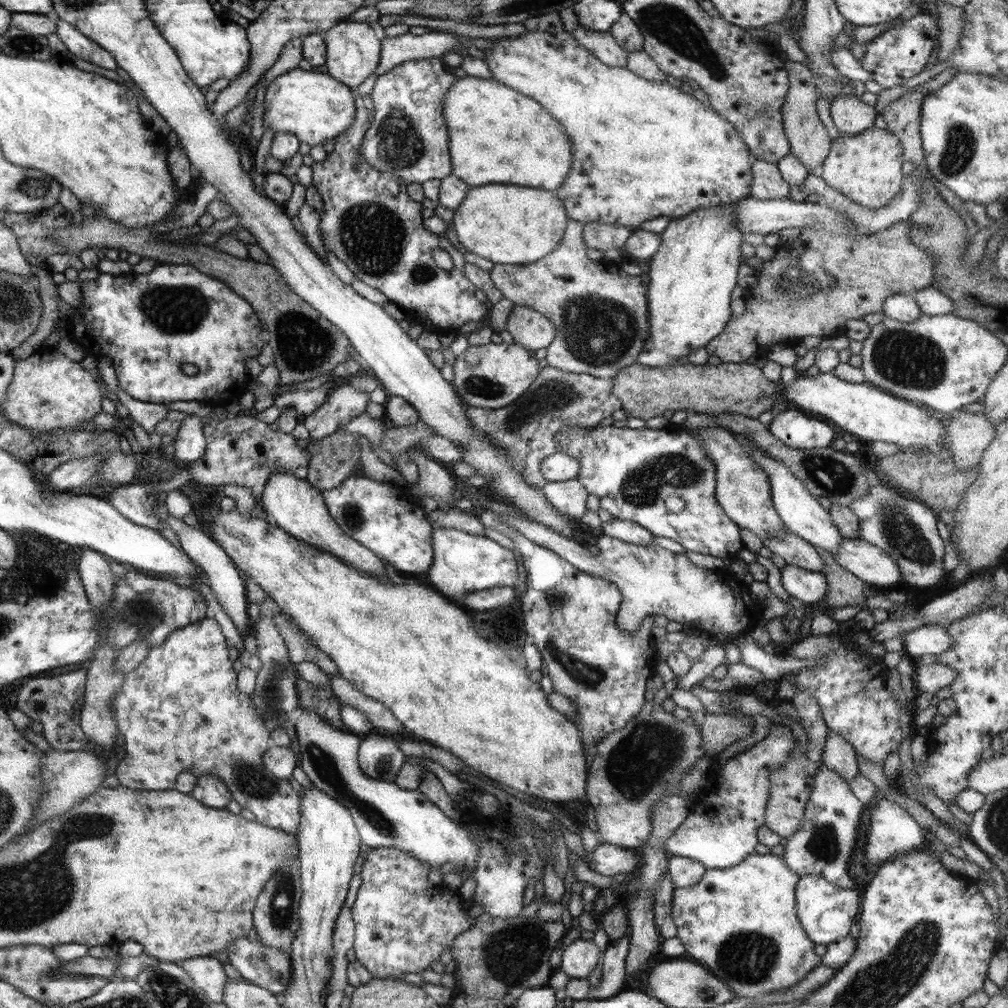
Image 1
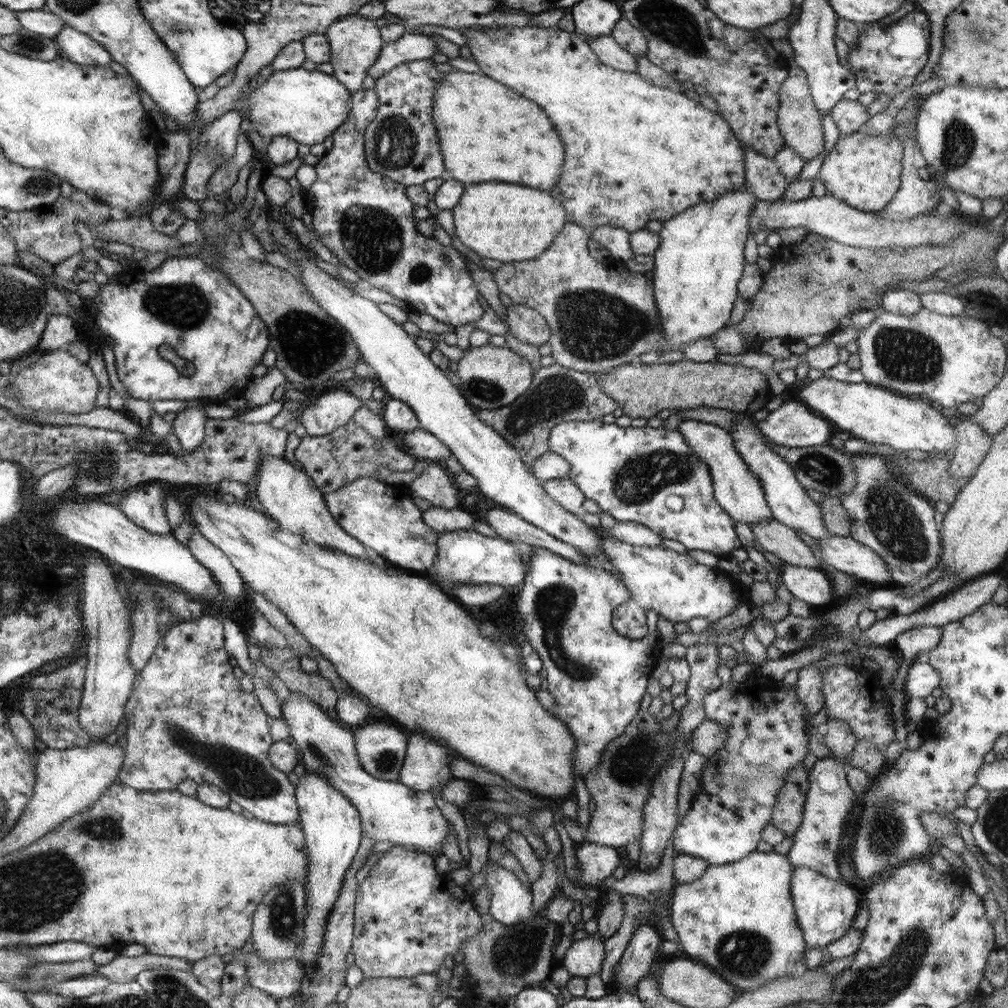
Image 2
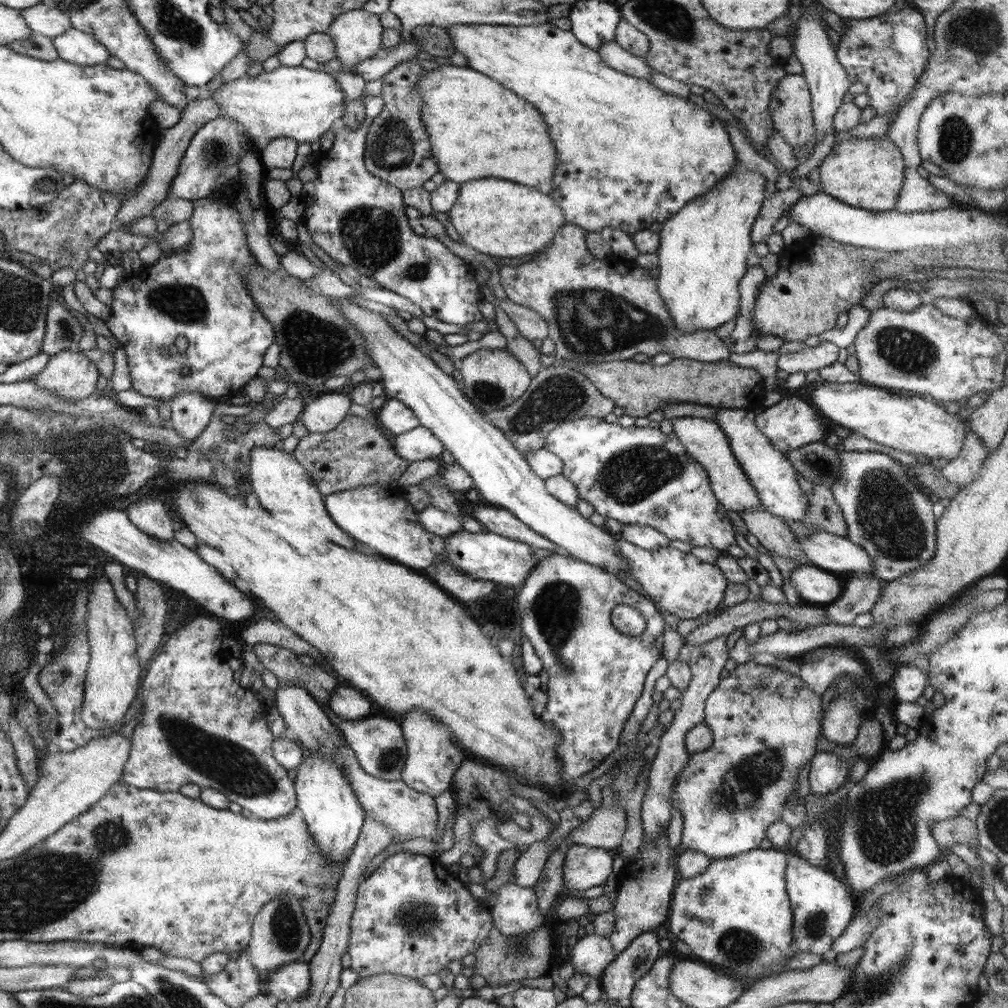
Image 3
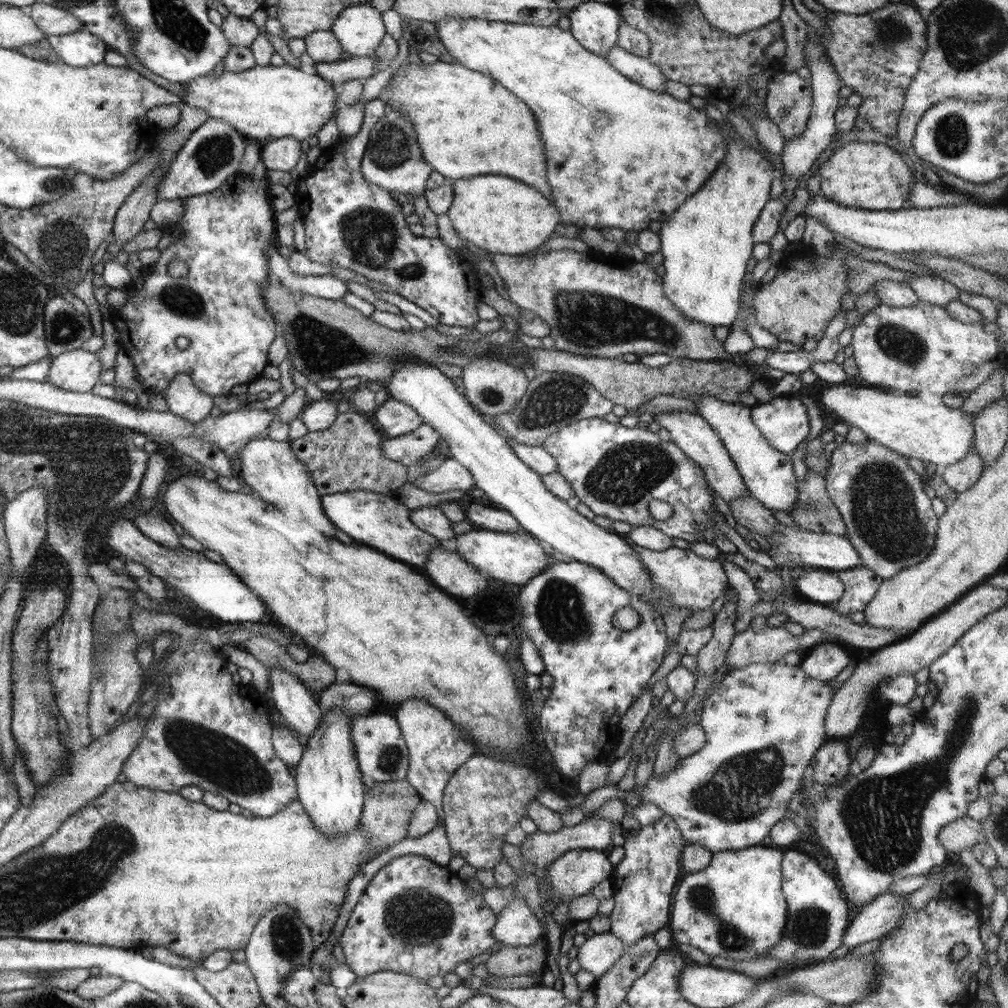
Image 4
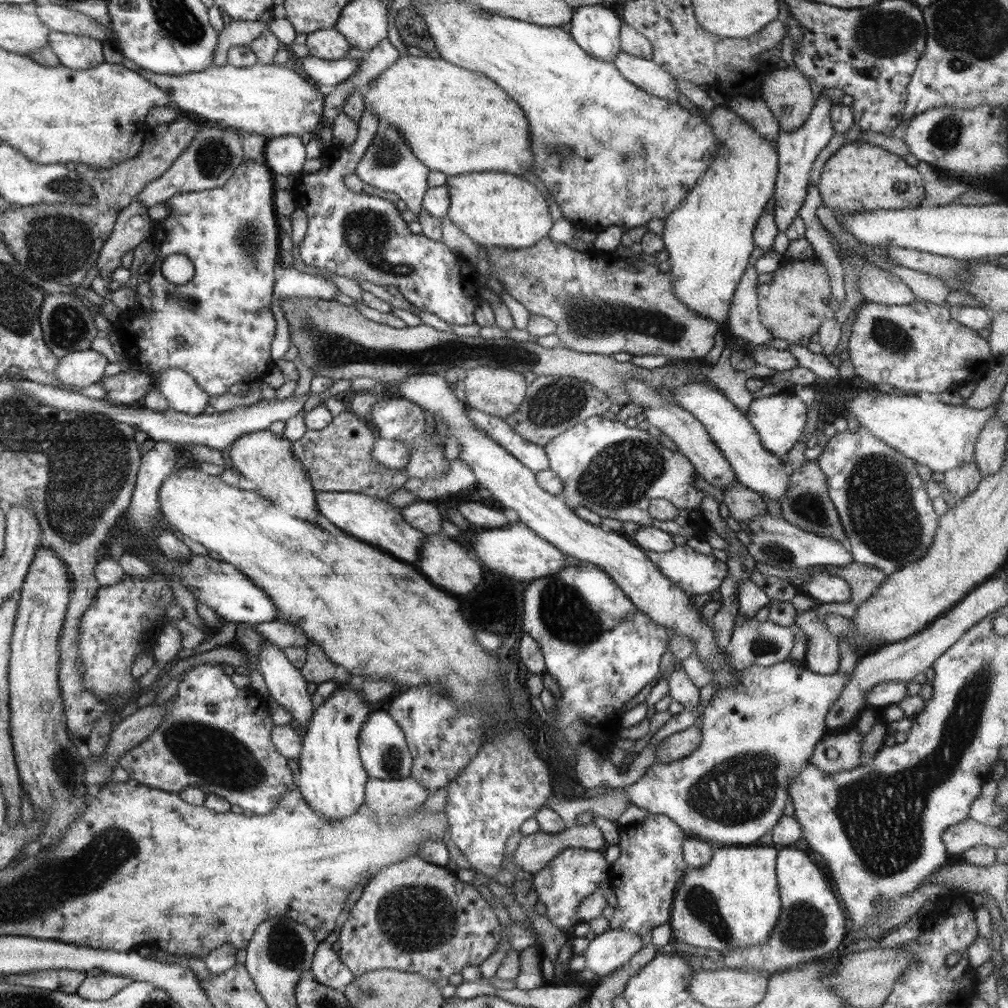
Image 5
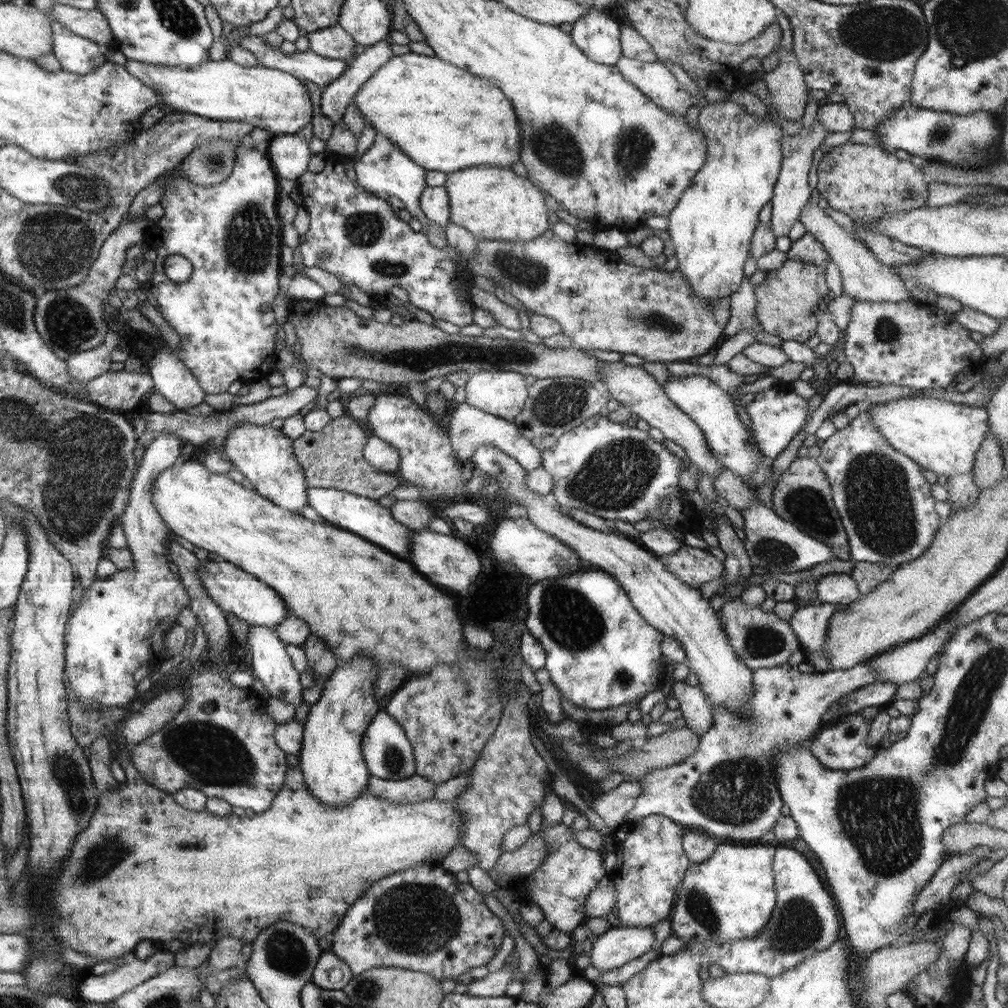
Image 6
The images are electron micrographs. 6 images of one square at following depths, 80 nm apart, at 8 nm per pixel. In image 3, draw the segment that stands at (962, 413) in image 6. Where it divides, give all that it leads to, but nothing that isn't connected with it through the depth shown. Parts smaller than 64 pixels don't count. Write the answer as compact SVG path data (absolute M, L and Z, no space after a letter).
M824 381L822 385L816 387L810 394L810 402L817 414L821 417L829 418L832 422L847 428L852 433L862 434L862 436L894 450L925 456L932 460L944 459L952 461L958 457L968 426L960 420L957 414L948 414L942 404L928 404L922 398L916 396L906 396L906 394L893 393L877 386L866 385L864 382L838 384L836 382Z

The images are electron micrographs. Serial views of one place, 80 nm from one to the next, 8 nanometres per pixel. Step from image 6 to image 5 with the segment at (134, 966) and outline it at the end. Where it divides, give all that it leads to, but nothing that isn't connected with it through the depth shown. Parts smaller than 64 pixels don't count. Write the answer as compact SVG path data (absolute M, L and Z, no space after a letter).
M104 972L98 976L87 976L75 993L85 999L100 1002L114 997L132 981L130 977Z

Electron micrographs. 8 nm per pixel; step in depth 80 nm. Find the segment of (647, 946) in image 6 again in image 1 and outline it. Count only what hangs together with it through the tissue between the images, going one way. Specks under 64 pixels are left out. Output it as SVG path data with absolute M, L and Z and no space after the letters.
M576 939L564 950L562 962L558 969L562 969L571 979L587 979L590 972L600 962L600 948L593 940Z

